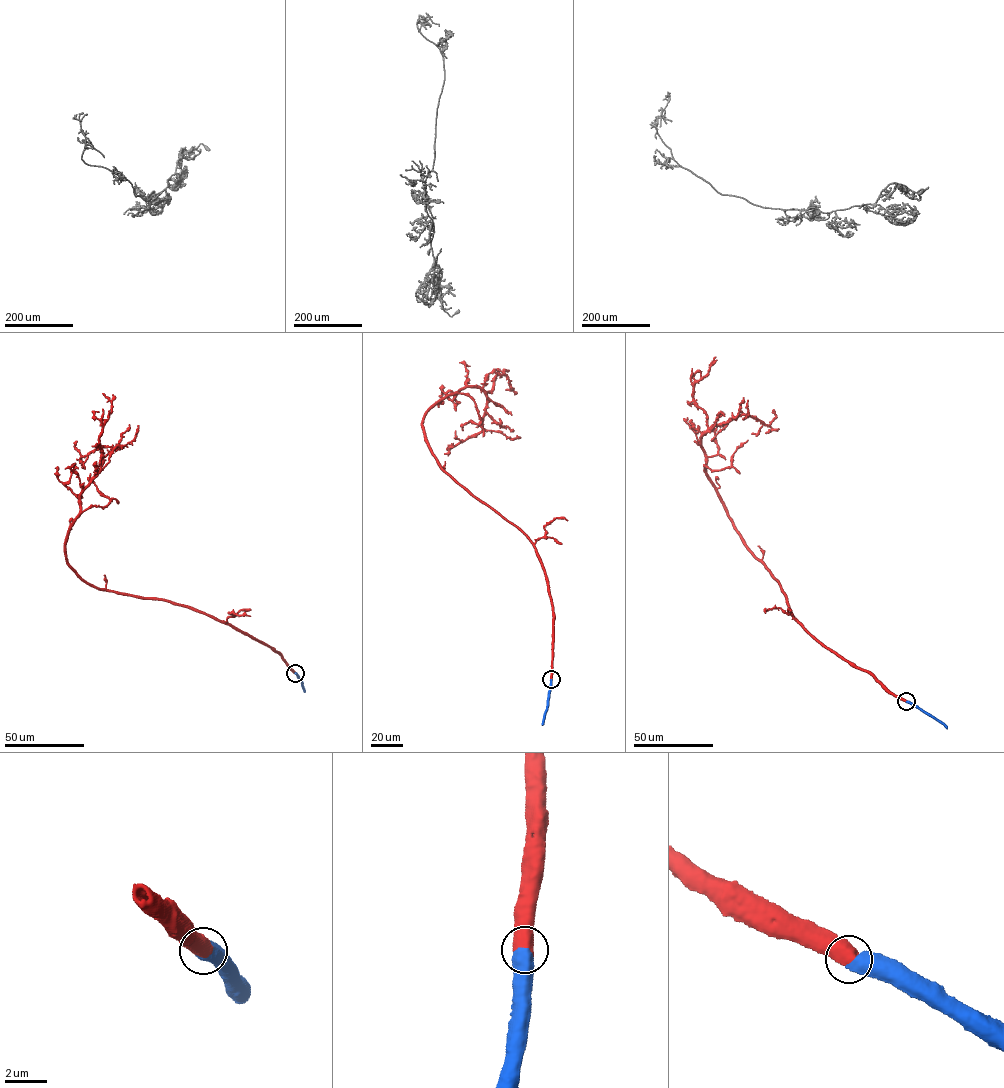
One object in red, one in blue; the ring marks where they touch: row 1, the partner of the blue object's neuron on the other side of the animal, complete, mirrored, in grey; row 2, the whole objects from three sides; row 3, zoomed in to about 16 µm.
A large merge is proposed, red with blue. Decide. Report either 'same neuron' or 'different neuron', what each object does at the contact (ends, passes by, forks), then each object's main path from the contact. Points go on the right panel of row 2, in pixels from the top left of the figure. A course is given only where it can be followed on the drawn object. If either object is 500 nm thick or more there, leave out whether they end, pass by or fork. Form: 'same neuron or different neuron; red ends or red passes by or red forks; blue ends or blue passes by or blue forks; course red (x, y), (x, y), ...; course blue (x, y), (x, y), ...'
same neuron; course red (906, 701), (806, 632), (709, 477), (704, 434), (741, 415), (769, 424), (772, 410); course blue (906, 701), (933, 716), (947, 729)

